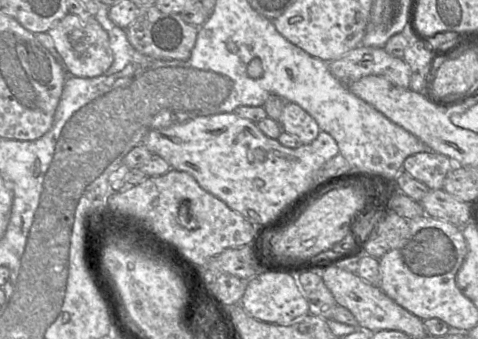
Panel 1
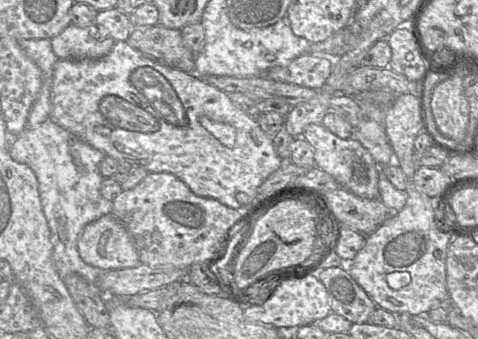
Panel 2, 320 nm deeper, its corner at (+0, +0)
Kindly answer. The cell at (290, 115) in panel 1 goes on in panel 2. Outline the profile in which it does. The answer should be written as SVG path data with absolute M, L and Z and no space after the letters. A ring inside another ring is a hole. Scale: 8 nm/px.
M321 123L306 126L302 138L313 148L315 166L331 175L342 188L361 198L379 198L379 165L359 141L353 138L342 139Z

